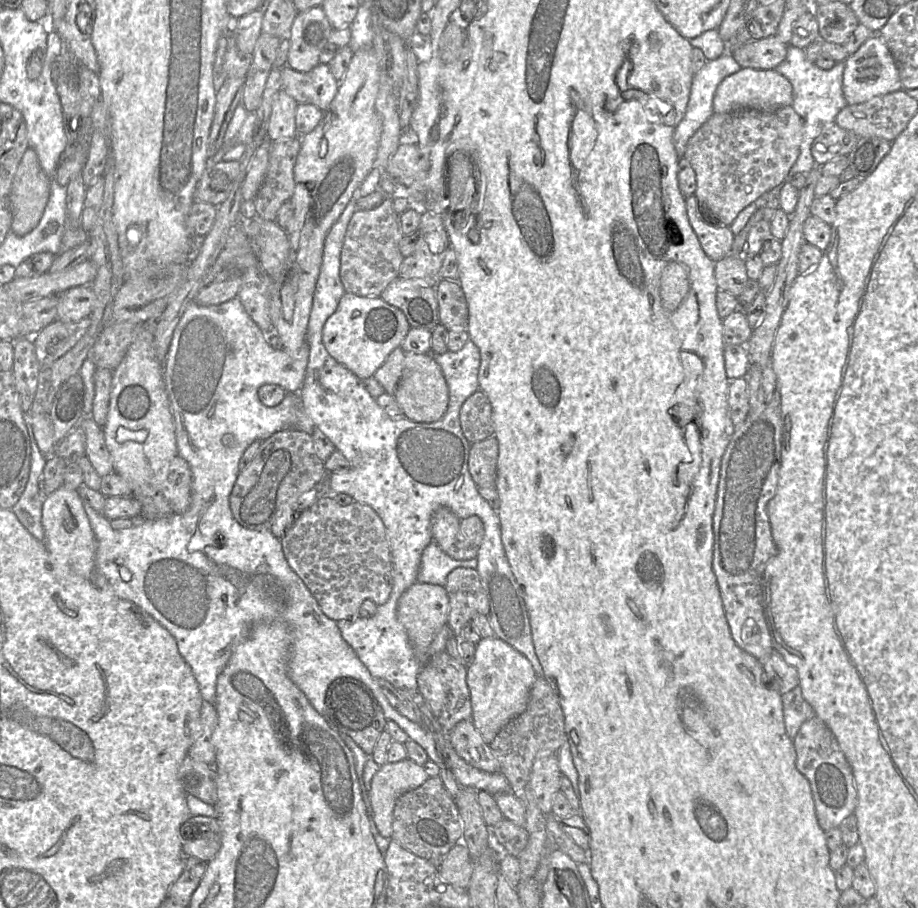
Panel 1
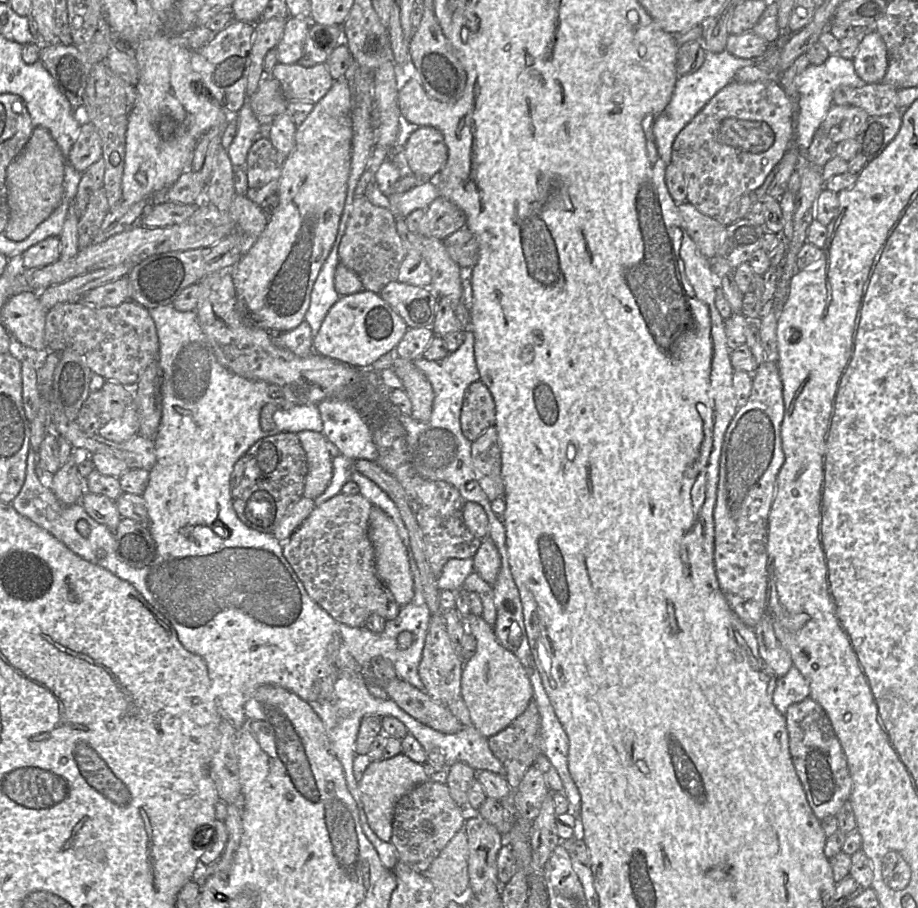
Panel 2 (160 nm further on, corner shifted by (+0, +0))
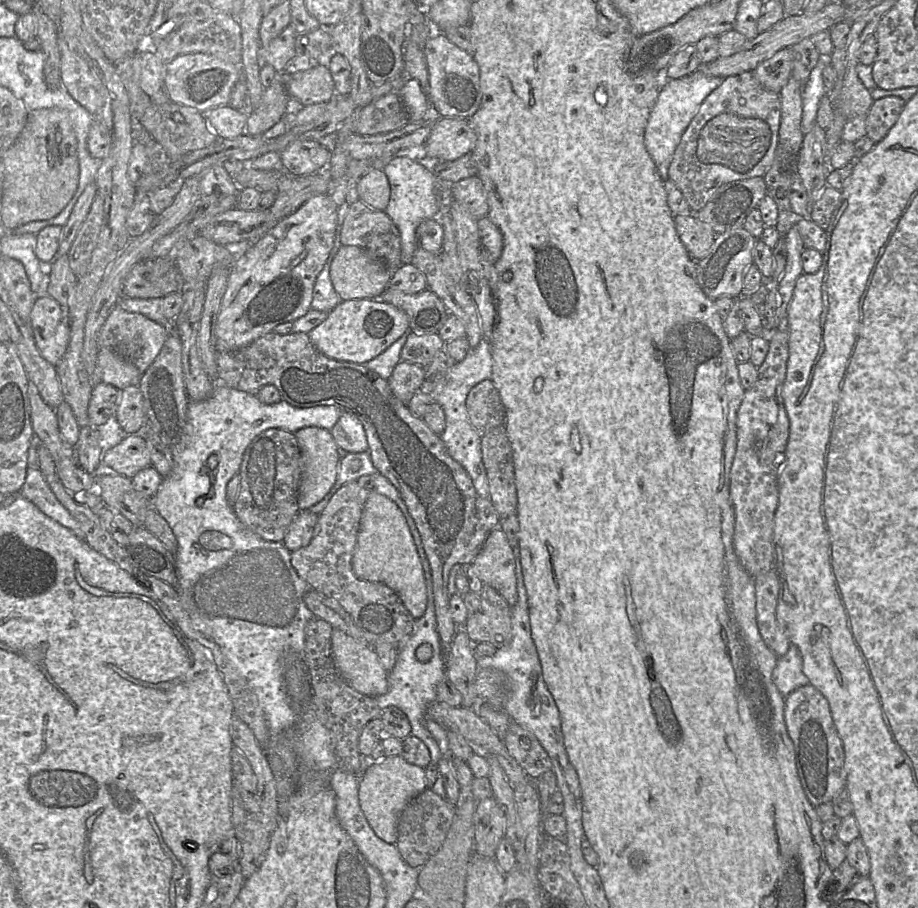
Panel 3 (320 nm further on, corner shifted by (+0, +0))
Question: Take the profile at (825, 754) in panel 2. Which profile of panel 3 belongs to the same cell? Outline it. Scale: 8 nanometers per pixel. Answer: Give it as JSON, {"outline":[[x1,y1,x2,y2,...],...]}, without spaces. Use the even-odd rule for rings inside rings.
{"outline":[[811,684,785,696,784,718,796,754,796,766,804,793,816,807,846,789,845,751,836,731,827,699]]}

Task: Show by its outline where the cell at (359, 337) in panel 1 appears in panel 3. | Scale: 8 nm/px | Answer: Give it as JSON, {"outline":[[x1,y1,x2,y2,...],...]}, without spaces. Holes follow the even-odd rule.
{"outline":[[353,299,340,301,320,325,308,332,308,337,315,348,329,358,365,364,407,330,410,330,407,315,394,305,379,299]]}

